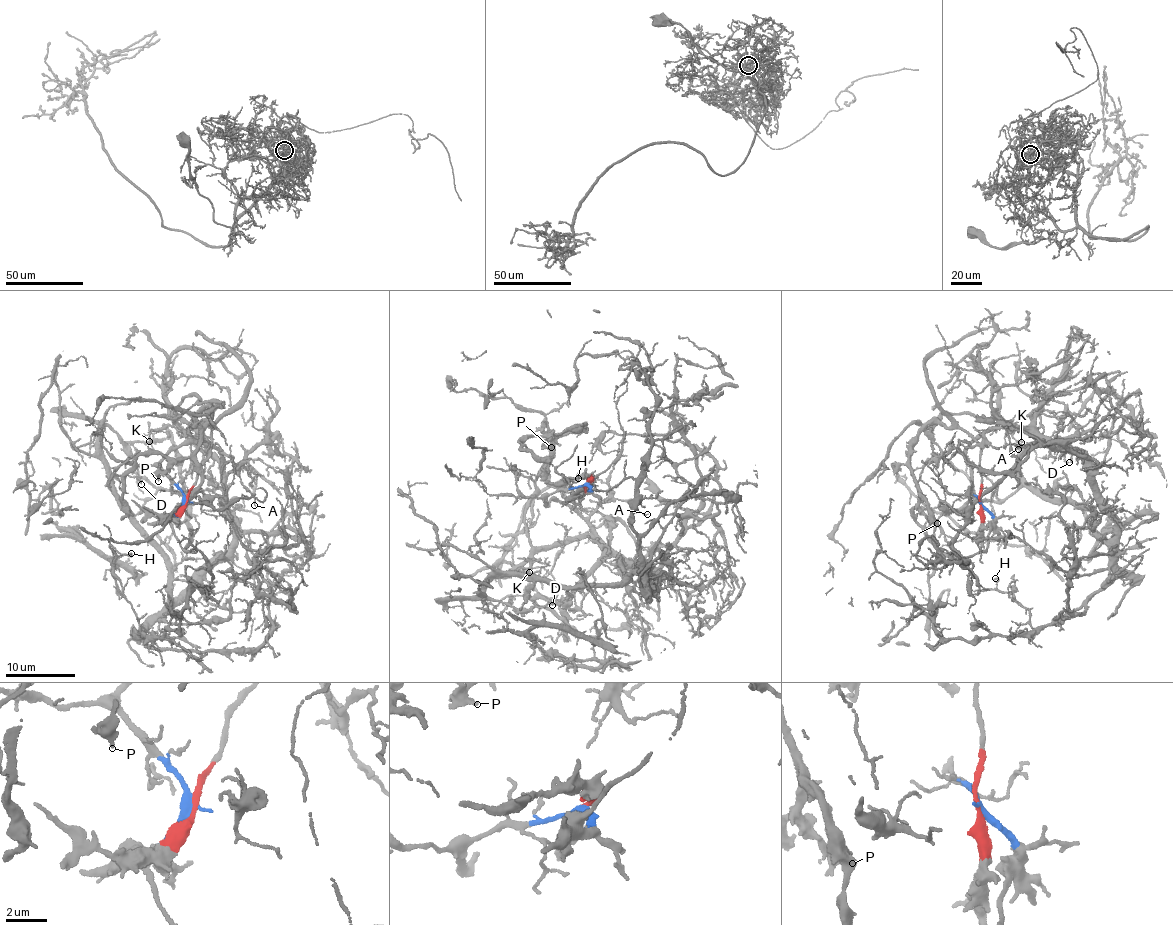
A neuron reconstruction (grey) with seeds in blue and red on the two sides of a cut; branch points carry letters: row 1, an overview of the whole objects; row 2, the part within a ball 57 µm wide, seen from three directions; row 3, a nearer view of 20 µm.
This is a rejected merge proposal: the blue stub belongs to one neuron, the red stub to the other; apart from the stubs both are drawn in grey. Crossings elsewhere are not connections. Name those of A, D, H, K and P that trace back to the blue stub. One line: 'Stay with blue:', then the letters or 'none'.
Stay with blue: A, D, H, K

